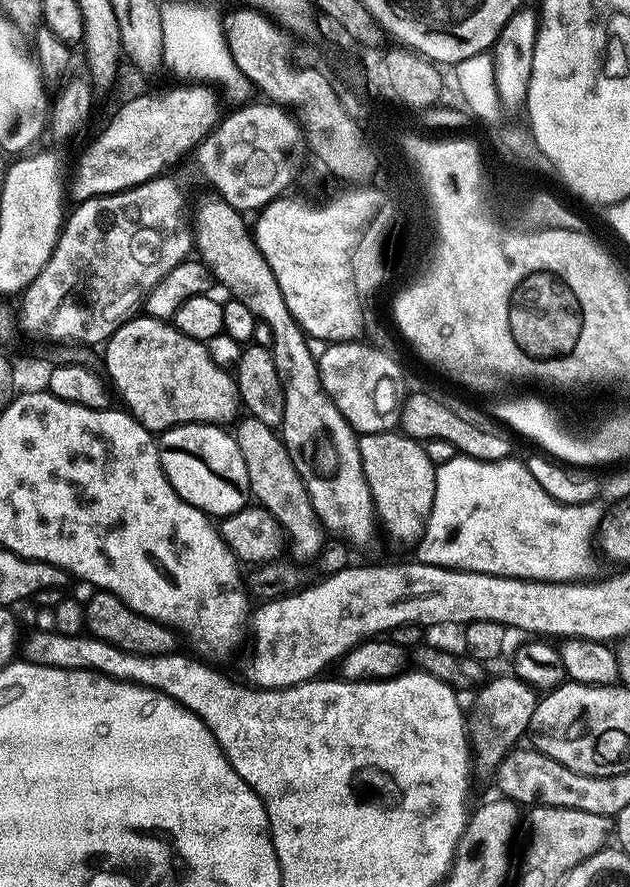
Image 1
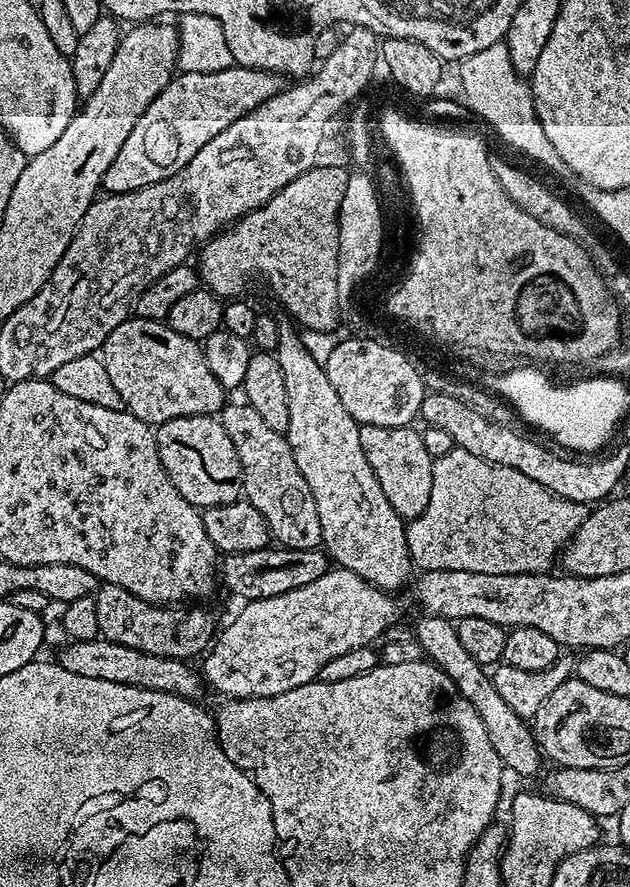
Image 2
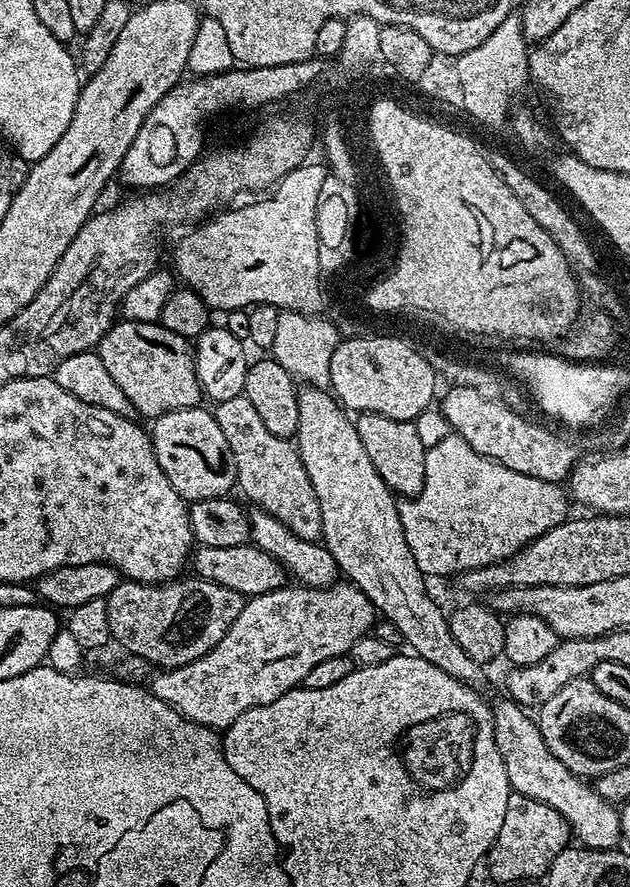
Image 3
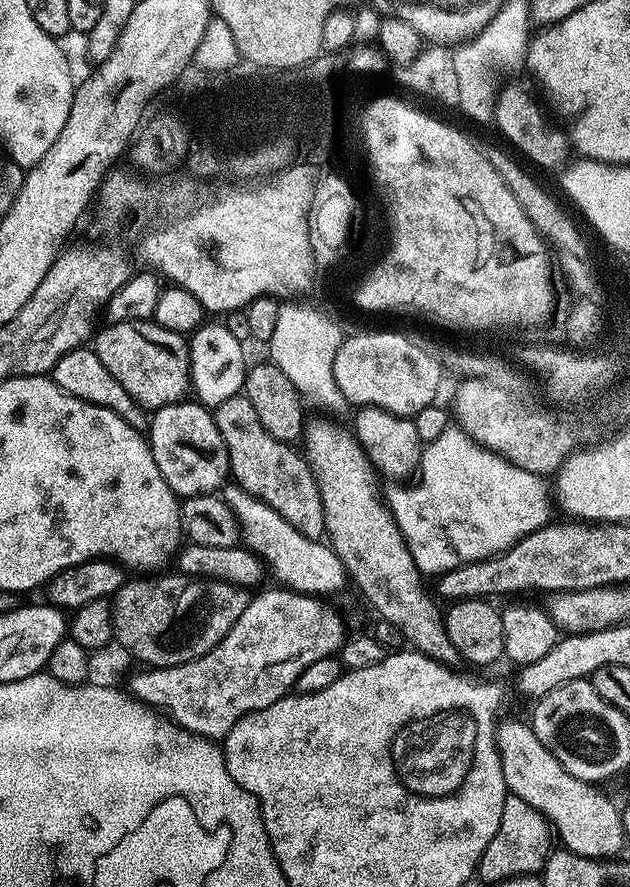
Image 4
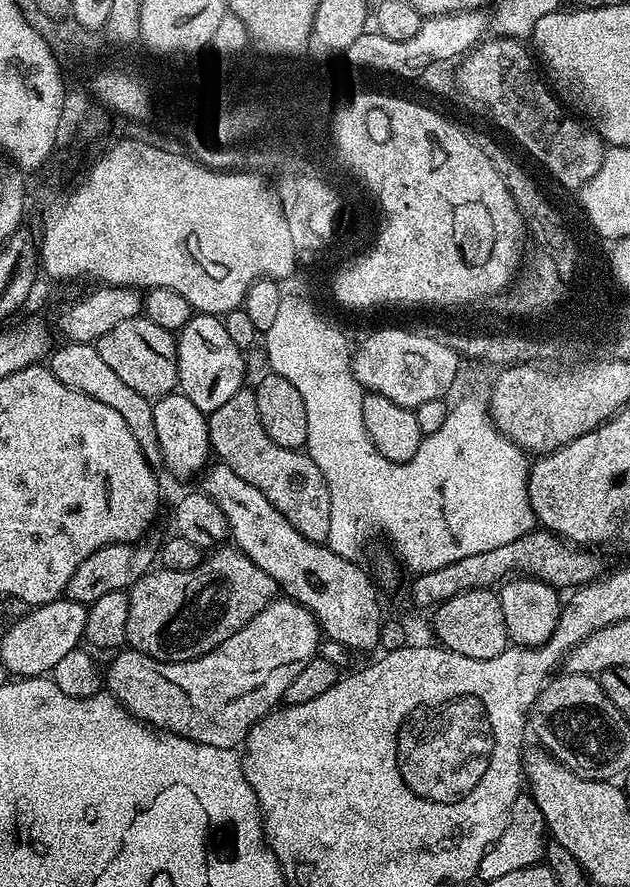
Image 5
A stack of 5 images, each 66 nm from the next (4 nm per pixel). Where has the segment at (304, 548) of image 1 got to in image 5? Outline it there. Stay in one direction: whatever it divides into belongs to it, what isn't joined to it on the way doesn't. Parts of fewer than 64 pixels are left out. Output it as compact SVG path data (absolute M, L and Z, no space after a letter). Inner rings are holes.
M245 386L218 410L207 413L208 437L219 463L230 466L238 478L246 478L307 540L327 541L330 534L330 494L328 483L312 457L295 448L278 446L266 434L258 418L256 393Z

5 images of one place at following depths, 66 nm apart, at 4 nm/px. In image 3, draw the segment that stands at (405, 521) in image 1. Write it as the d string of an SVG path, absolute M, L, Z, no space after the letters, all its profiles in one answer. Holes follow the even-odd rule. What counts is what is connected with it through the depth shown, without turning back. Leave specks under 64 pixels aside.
M361 412L355 417L358 438L362 438L362 446L366 446L366 454L370 454L370 462L374 462L374 470L386 482L386 486L397 497L411 498L417 496L424 486L426 478L426 454L428 449L418 439L418 430L410 420L395 420L382 414Z

